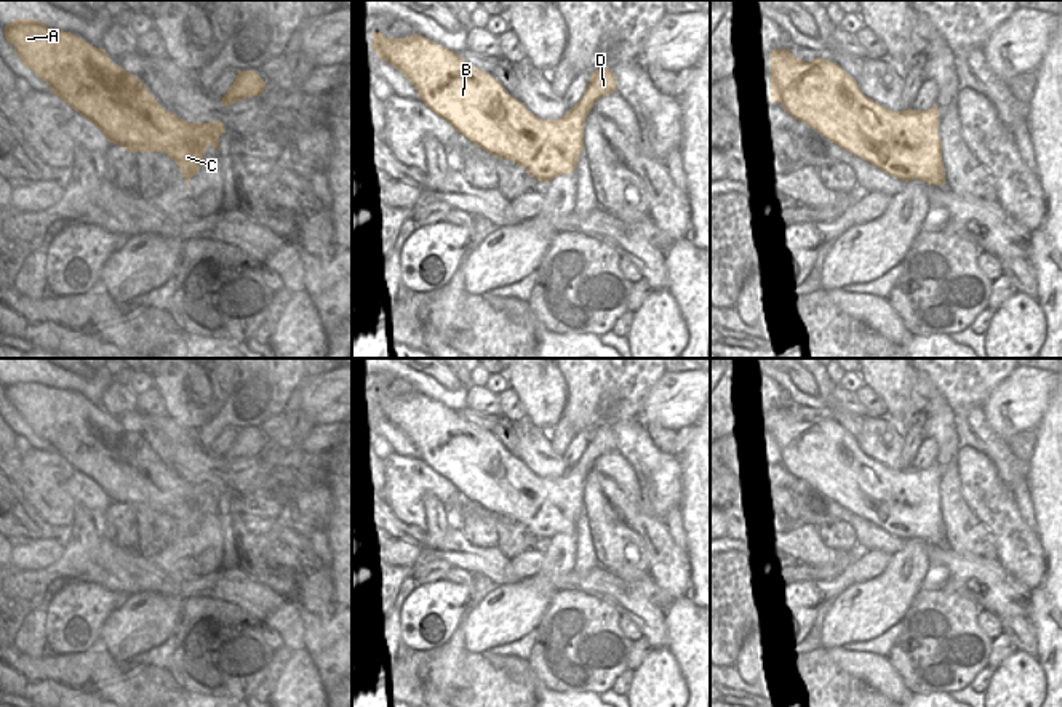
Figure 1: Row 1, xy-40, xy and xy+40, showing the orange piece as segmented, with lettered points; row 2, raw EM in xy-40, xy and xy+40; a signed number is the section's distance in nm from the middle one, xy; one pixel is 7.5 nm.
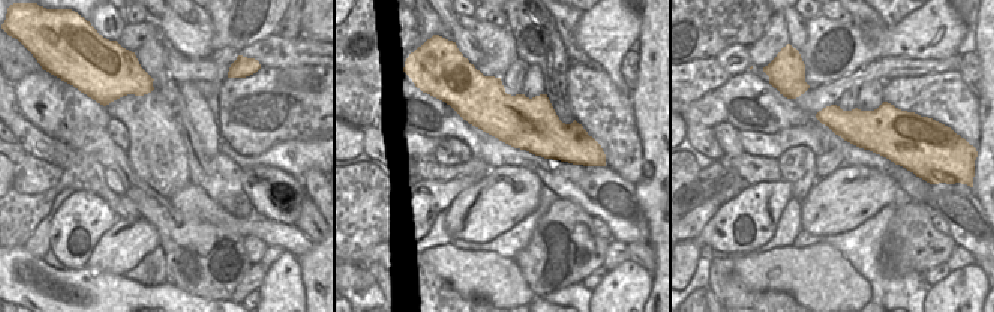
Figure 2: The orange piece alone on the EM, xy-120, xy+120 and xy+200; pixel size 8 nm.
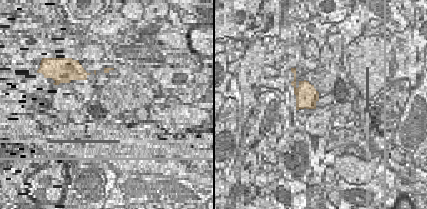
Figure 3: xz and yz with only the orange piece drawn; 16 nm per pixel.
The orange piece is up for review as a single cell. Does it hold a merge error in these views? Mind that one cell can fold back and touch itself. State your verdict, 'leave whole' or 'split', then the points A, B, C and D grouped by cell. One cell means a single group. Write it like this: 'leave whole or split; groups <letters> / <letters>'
leave whole; groups A B C D

